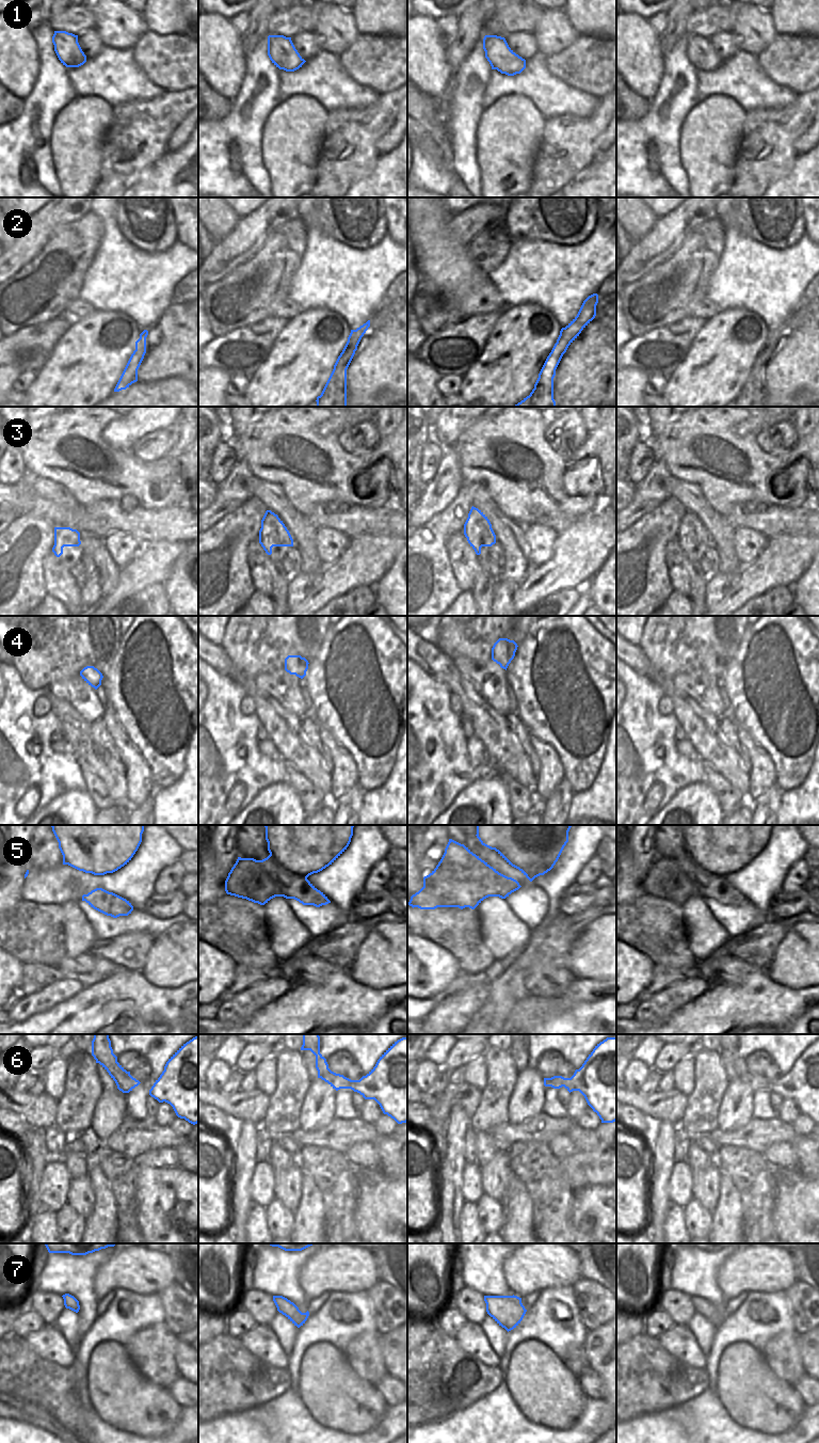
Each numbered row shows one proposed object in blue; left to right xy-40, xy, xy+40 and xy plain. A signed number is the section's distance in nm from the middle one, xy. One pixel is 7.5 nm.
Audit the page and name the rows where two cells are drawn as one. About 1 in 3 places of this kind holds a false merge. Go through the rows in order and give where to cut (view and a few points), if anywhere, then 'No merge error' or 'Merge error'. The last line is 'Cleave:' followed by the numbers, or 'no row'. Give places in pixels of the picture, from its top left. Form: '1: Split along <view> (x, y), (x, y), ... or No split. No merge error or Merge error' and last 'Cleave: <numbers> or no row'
1: No split. No merge error
2: Split along xy-40 (139, 338), (143, 346), (144, 354). Merge error
3: Split along xy (259, 537), (266, 537), (271, 534), (280, 535), (289, 545). Merge error
4: No split. No merge error
5: No split. No merge error
6: No split. No merge error
7: No split. No merge error
Cleave: 2, 3.

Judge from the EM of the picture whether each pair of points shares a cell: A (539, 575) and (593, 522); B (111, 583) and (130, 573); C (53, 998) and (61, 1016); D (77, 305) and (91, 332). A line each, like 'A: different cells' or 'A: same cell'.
A: same cell
B: different cells
C: different cells
D: different cells

